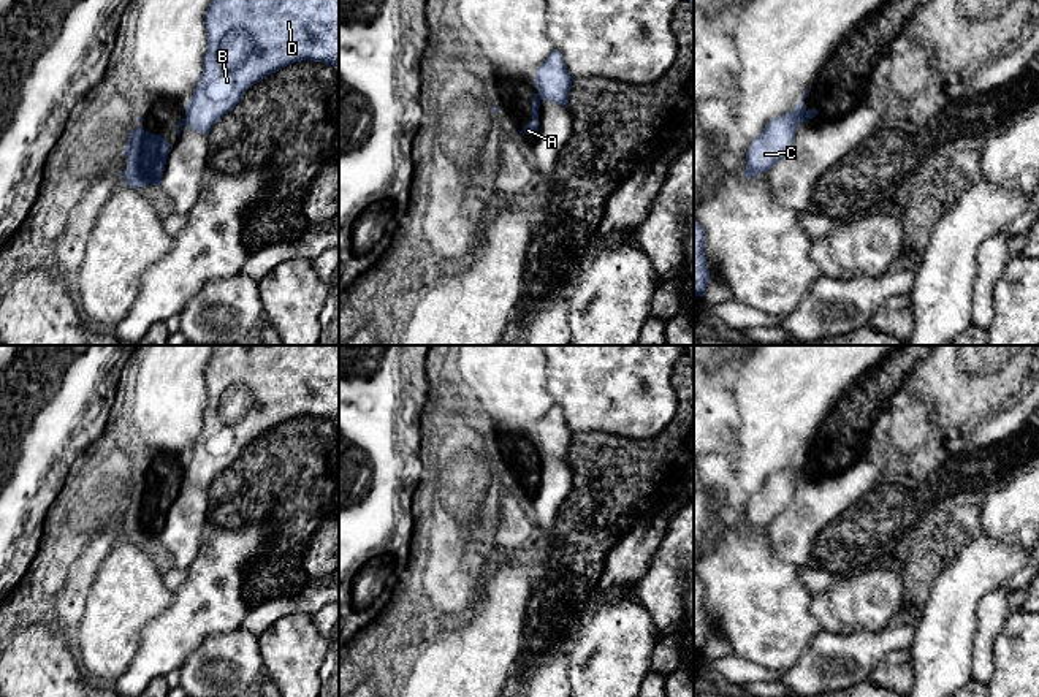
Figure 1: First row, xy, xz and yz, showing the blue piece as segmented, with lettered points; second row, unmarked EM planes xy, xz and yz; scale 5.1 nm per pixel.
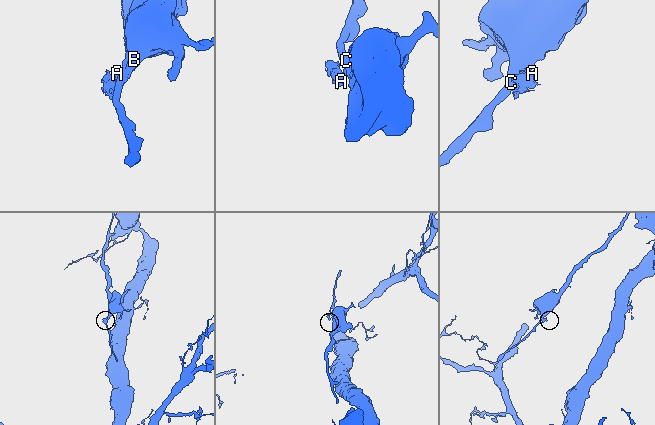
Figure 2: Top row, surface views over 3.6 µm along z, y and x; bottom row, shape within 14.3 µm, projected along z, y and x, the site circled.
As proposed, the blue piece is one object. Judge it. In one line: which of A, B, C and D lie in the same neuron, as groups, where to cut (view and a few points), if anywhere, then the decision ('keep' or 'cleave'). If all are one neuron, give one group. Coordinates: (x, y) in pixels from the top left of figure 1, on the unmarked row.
A / B C D | yz (808, 466), (803, 476) | cleave

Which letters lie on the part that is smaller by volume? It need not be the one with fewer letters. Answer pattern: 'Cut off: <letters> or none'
Cut off: A

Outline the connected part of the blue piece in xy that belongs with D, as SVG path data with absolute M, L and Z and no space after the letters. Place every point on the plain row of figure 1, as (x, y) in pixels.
M214 345L204 382L207 406L203 428L185 459L185 478L204 489L241 456L249 442L287 420L309 415L339 426L339 345Z

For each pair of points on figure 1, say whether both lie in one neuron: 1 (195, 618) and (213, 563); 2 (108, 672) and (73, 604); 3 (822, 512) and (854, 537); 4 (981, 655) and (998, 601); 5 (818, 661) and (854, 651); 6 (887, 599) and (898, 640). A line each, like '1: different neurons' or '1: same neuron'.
1: same neuron
2: different neurons
3: different neurons
4: same neuron
5: same neuron
6: different neurons

